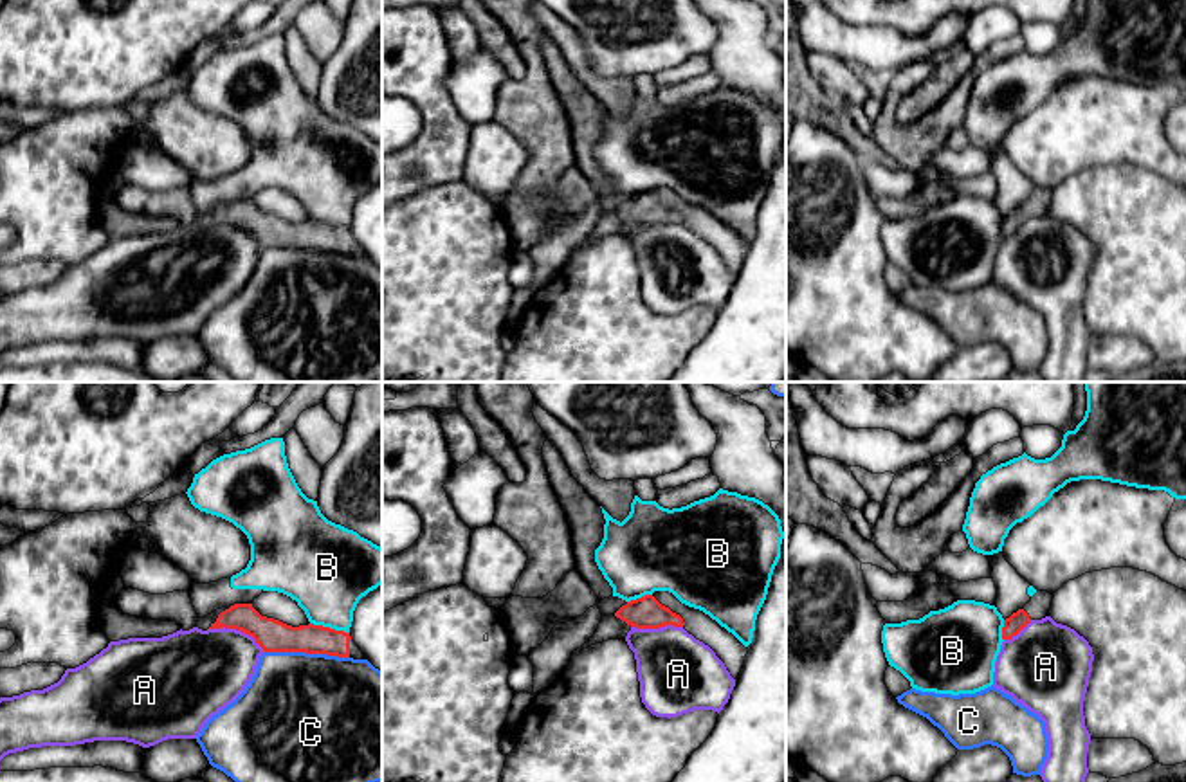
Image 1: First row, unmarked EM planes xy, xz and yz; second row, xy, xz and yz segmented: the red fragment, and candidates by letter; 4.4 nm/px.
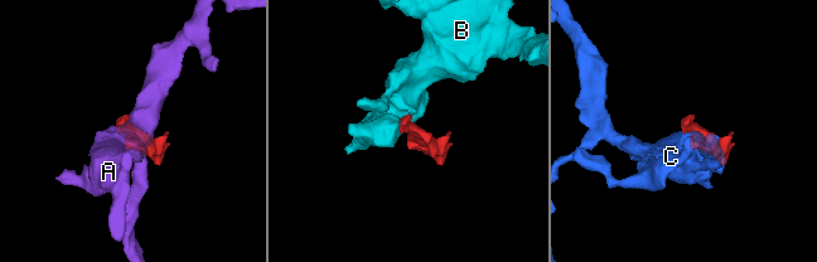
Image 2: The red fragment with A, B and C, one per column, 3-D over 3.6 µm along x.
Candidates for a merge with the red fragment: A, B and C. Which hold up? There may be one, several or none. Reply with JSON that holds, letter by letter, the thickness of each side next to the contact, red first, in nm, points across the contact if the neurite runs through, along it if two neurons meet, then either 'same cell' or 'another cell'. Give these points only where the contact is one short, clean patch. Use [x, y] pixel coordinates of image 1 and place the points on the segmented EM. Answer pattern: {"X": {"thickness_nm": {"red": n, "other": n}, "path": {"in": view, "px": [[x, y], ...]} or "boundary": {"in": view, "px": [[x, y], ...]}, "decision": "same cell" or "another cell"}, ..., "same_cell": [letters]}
{"A": {"thickness_nm": {"red": 150, "other": 360}, "decision": "another cell"}, "B": {"thickness_nm": {"red": 140, "other": 380}, "decision": "another cell"}, "C": {"thickness_nm": {"red": 150, "other": 500}, "decision": "another cell"}, "same_cell": []}

